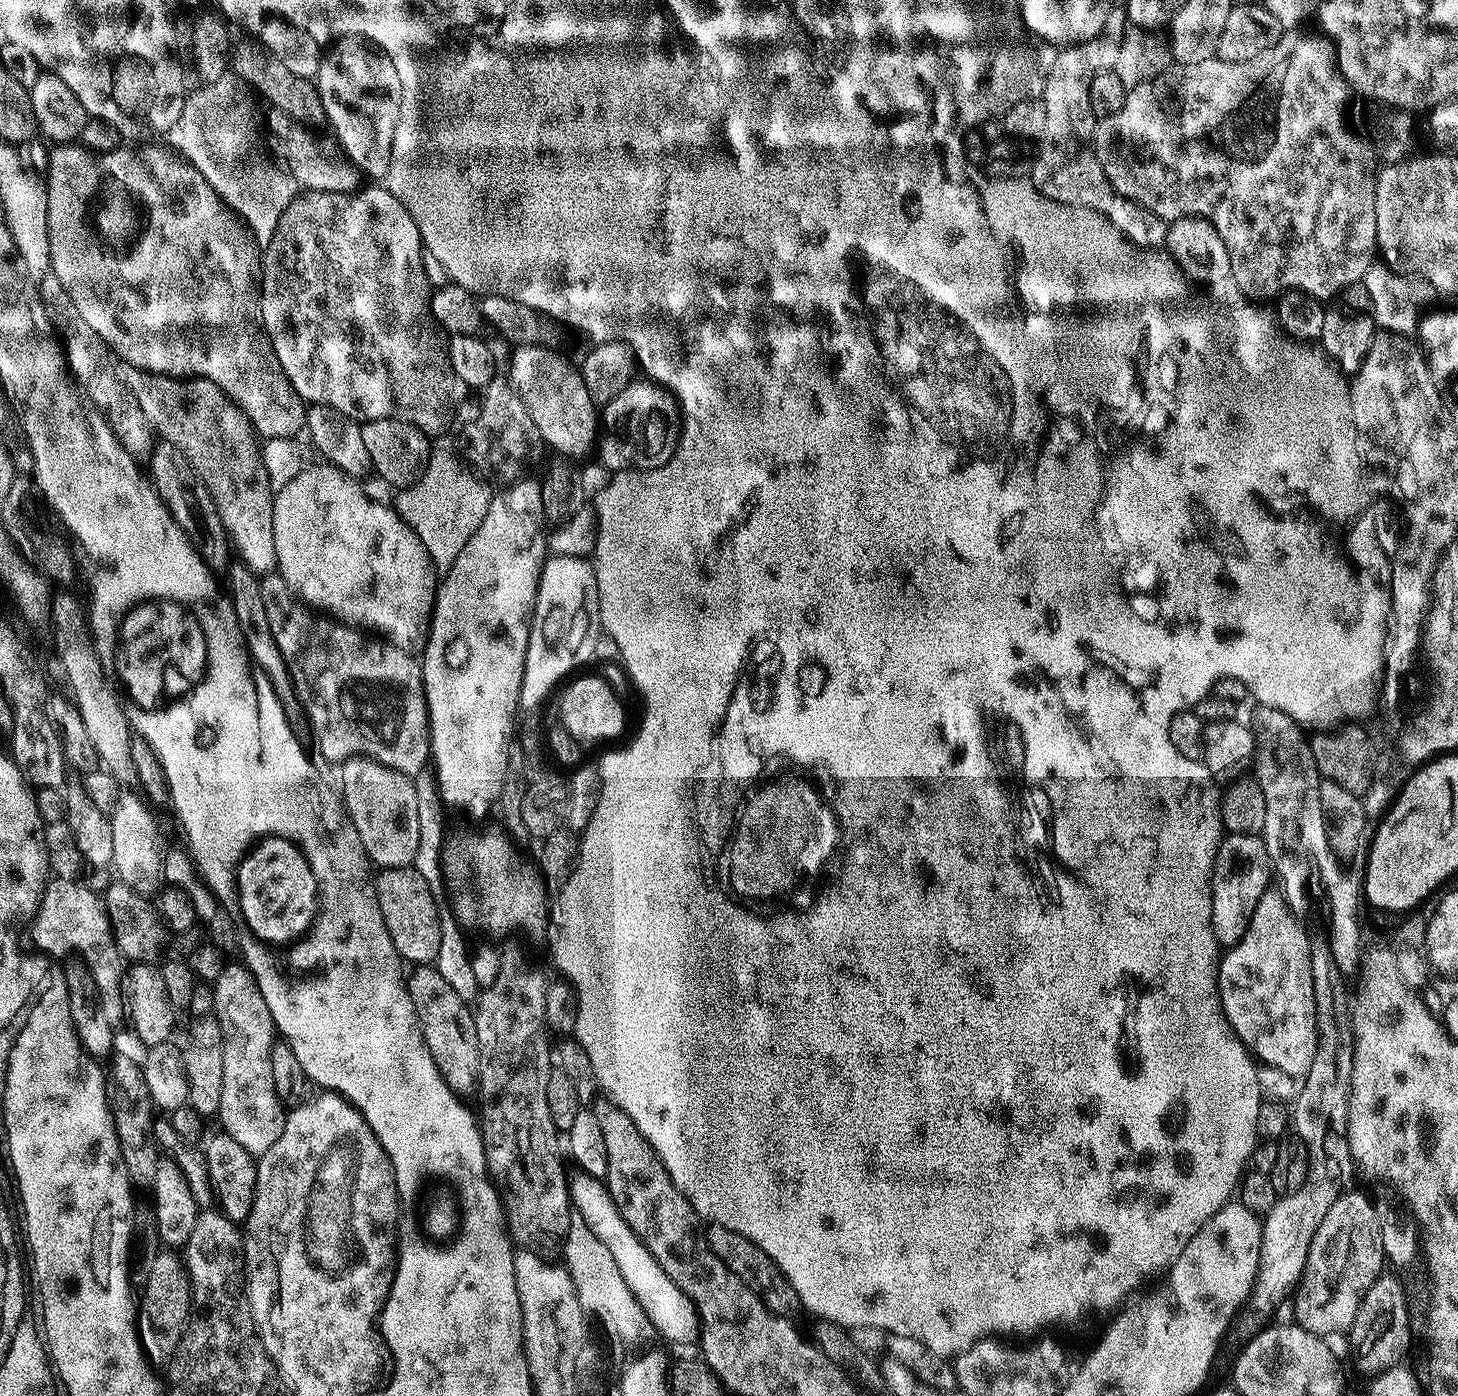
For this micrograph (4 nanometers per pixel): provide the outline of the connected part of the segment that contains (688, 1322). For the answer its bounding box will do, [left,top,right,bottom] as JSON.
[568,1172,700,1345]

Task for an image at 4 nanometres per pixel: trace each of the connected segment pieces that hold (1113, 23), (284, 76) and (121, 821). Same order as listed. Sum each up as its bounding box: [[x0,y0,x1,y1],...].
[[1030,6,1169,250],[230,40,325,126],[110,790,162,894]]

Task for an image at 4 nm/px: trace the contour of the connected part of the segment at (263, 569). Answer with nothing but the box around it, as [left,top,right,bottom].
[118,363,276,574]

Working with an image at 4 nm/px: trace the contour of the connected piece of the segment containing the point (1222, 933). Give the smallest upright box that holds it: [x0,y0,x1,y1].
[1212,832,1274,946]

